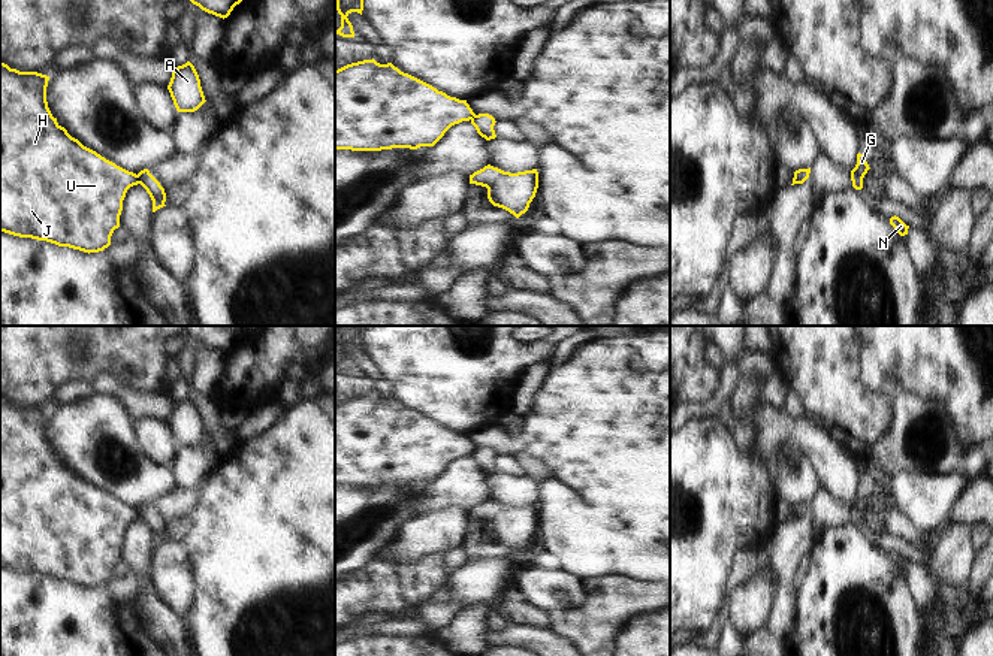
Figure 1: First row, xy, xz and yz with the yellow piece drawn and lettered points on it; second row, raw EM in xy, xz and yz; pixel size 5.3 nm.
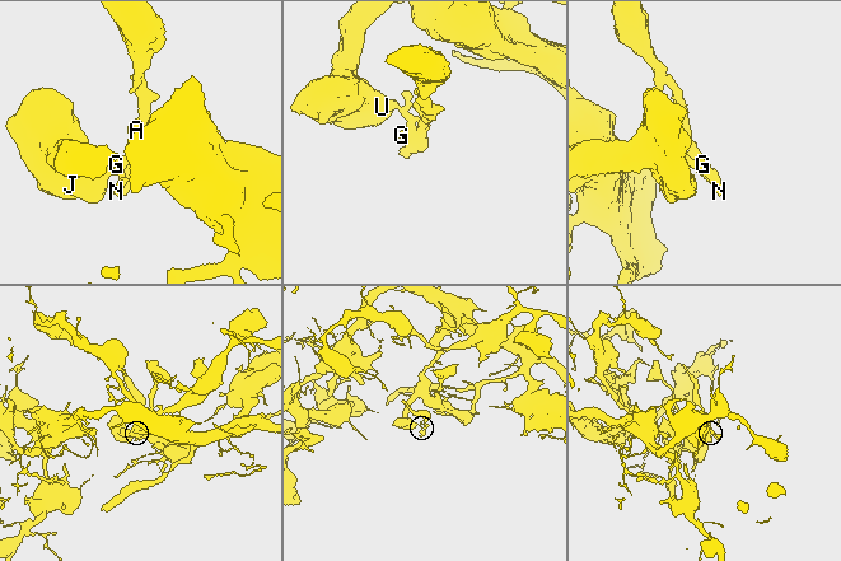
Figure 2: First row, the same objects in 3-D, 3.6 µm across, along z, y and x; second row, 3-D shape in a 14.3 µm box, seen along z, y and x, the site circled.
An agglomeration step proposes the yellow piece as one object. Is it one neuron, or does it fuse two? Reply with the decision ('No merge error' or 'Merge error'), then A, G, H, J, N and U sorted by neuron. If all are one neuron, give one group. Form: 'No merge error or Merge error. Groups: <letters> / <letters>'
Merge error. Groups: A G N / H J U

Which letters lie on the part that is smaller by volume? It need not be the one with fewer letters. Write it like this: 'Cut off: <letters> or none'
Cut off: A, G, N

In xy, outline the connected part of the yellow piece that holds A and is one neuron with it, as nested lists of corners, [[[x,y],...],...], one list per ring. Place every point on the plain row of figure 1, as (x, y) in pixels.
[[[190,396],[173,402],[167,424],[178,447],[194,447],[206,436],[199,409]]]

